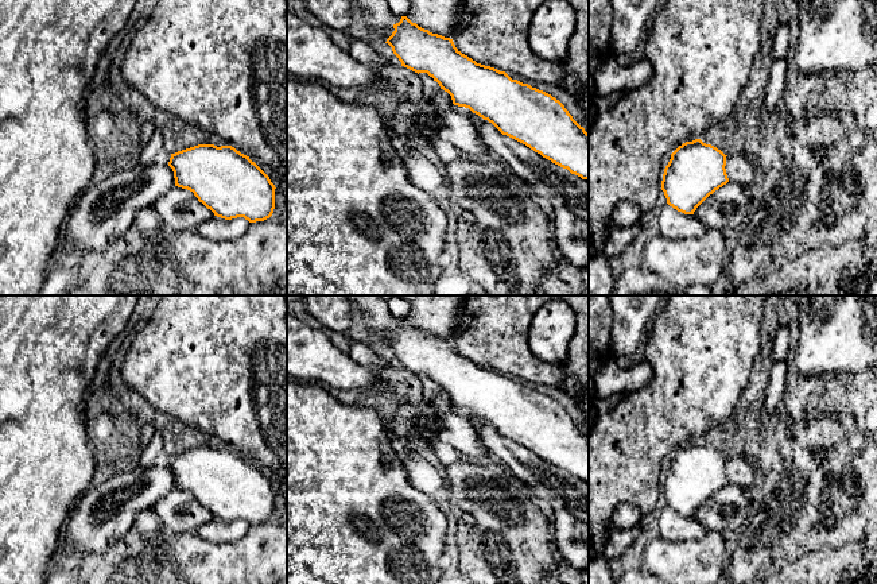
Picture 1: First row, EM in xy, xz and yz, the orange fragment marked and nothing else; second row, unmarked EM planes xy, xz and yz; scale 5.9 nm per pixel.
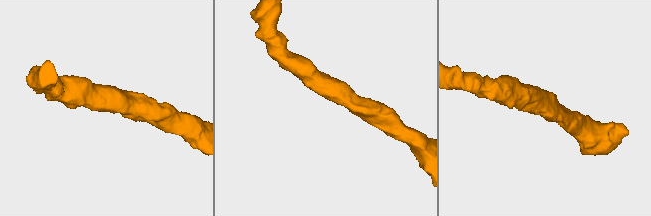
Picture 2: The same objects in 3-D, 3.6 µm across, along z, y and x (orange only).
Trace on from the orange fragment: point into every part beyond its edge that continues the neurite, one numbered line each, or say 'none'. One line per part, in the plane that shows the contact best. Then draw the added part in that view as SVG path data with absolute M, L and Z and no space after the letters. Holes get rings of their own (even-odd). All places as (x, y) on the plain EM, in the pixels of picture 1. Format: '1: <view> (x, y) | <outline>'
none

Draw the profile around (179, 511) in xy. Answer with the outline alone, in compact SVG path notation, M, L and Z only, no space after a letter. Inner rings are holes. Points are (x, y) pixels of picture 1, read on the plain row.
M172 488L151 510L162 519L163 529L172 533L194 533L214 515L193 494Z

